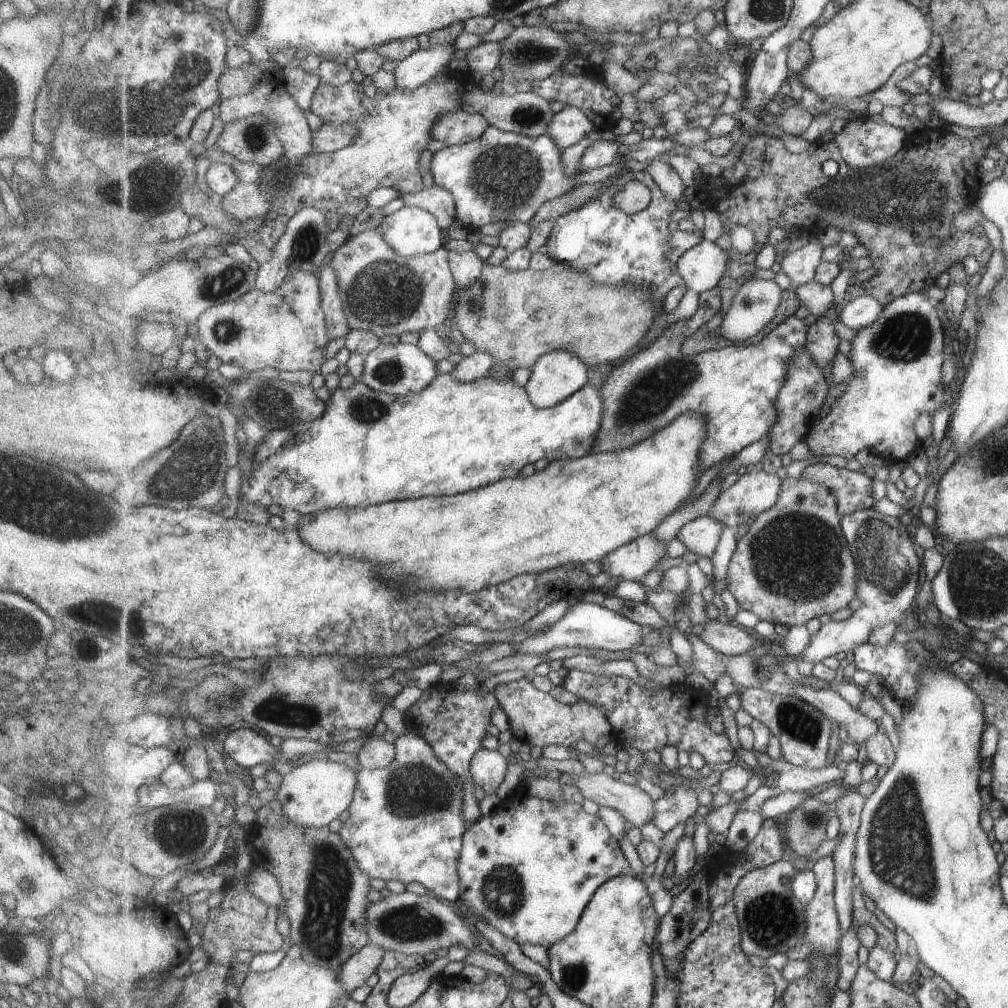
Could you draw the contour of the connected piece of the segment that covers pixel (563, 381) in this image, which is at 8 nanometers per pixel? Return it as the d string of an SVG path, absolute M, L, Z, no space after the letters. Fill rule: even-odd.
M554 351L542 357L532 368L531 378L525 385L532 402L541 409L551 409L580 392L590 380L590 366L577 354Z

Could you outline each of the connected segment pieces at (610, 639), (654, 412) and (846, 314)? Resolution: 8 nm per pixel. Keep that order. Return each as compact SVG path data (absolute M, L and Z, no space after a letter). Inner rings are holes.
M579 603L573 604L566 615L559 620L552 629L545 635L530 638L520 644L519 652L525 654L547 653L554 648L583 646L594 649L606 649L611 651L617 650L636 650L644 638L648 636L652 628L646 625L638 624L607 607L602 607L595 603Z
M719 287L700 294L700 308L691 321L674 323L657 338L657 341L649 341L645 349L636 352L617 366L605 383L599 382L605 413L592 453L613 453L632 448L656 433L668 429L673 422L685 415L700 413L707 420L708 432L708 438L701 450L703 473L712 466L720 464L722 460L740 454L745 448L769 434L779 417L777 400L781 388L787 383L789 364L793 363L793 358L800 351L808 347L811 326L806 326L803 320L792 316L767 334L759 344L746 346L743 343L734 343L734 346L728 344L723 349L704 351L697 355L684 354L682 350L684 342L702 326L706 326L720 310L722 310L722 291Z
M858 297L847 301L841 312L840 321L850 328L861 331L874 324L886 307L878 299Z

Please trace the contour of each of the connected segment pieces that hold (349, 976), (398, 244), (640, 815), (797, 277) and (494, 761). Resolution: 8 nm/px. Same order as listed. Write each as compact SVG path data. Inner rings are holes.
M370 942L343 966L343 972L339 974L339 979L349 996L354 990L364 986L370 977L377 973L387 952L387 949L381 949Z
M405 205L385 217L377 229L405 257L421 257L444 247L439 218L420 207Z
M609 769L590 775L573 774L573 782L579 787L585 798L595 801L600 807L612 807L627 816L627 820L638 828L655 822L656 803L646 790L638 785L620 781Z
M812 237L809 243L784 258L782 266L784 272L792 280L794 288L804 286L815 280L818 269L824 262L822 260L824 249L822 238Z
M483 748L474 757L473 777L477 780L480 789L487 794L496 794L498 788L504 784L508 774L508 758L499 752Z

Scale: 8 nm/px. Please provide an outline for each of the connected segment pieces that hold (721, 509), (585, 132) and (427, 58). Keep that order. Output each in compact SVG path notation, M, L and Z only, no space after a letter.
M758 467L756 471L744 474L738 482L734 483L727 490L720 492L719 498L715 505L711 507L708 516L719 520L725 527L742 526L742 524L750 522L754 516L758 518L762 513L777 505L783 491L783 482L784 480L780 478L778 471L768 473Z
M568 105L556 113L549 130L549 135L566 150L594 133L599 133L599 127L592 117L585 110Z
M432 45L429 50L419 50L403 60L395 69L397 88L416 90L428 84L442 68L450 66L455 45Z

